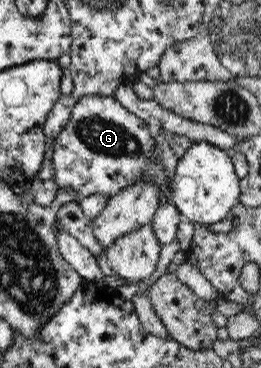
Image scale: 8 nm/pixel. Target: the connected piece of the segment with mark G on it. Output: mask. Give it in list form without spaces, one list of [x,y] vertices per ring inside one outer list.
[[[85,96],[73,104],[67,124],[53,136],[53,181],[65,191],[73,191],[76,202],[97,193],[109,200],[120,190],[147,181],[149,185],[157,185],[160,207],[173,200],[171,180],[167,180],[157,148],[146,120],[129,112],[114,97]]]

